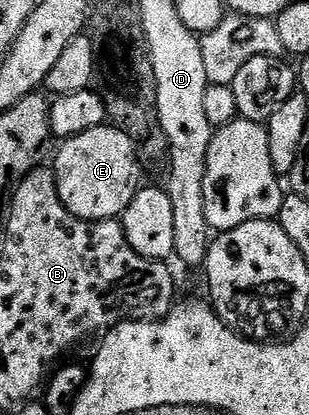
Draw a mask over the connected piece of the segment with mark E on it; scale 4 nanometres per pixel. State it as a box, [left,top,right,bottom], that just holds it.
[51,123,143,221]

